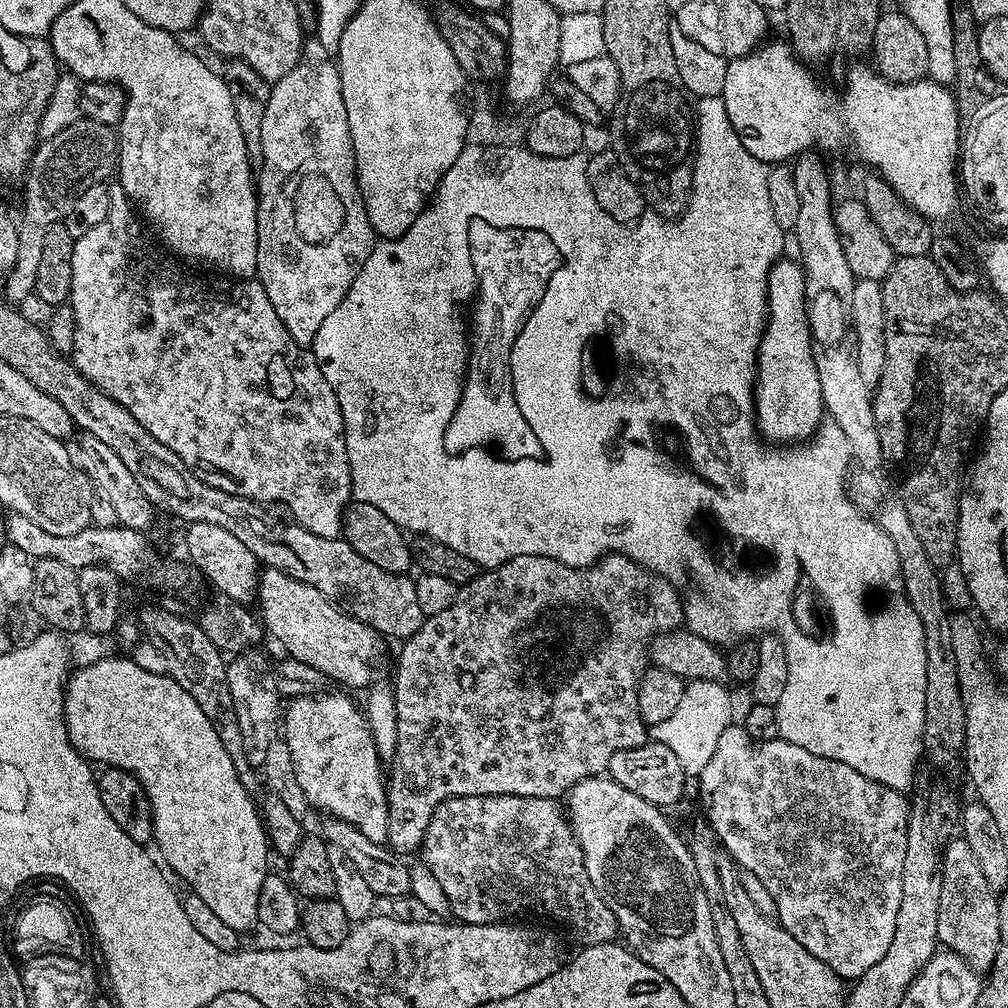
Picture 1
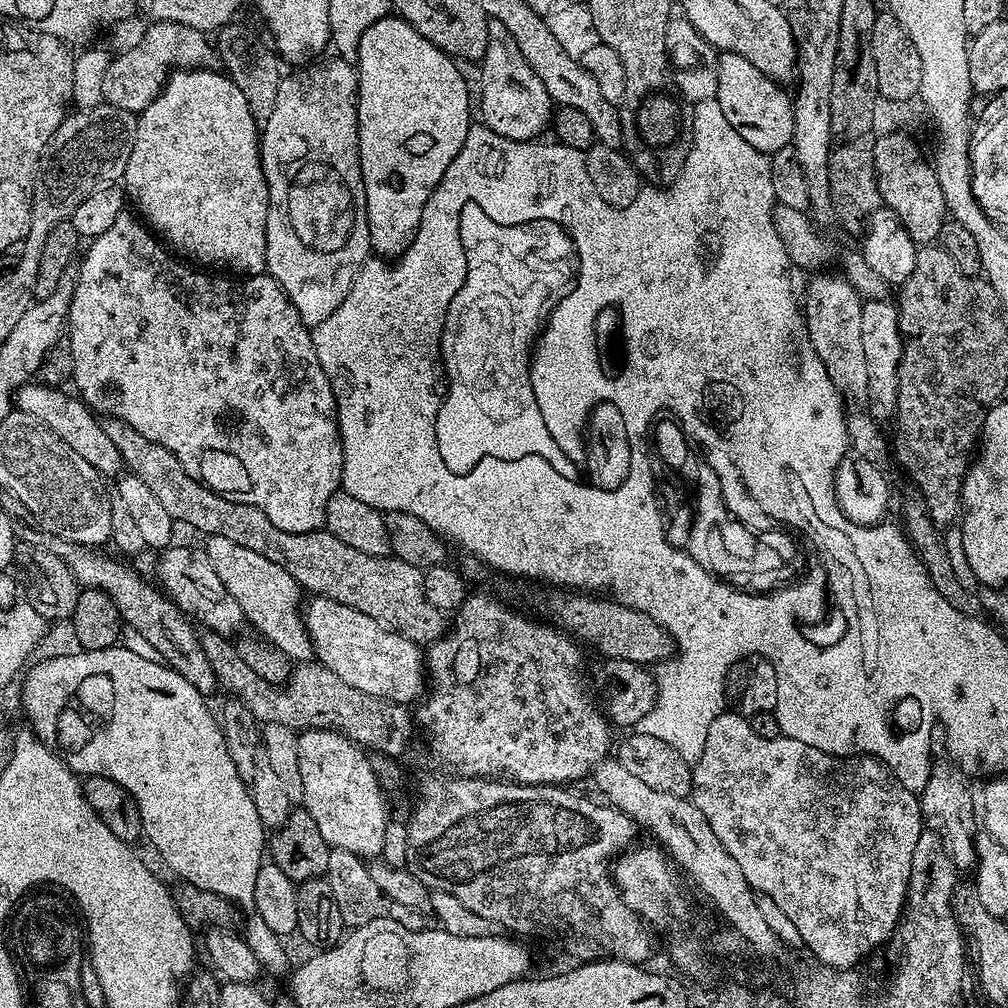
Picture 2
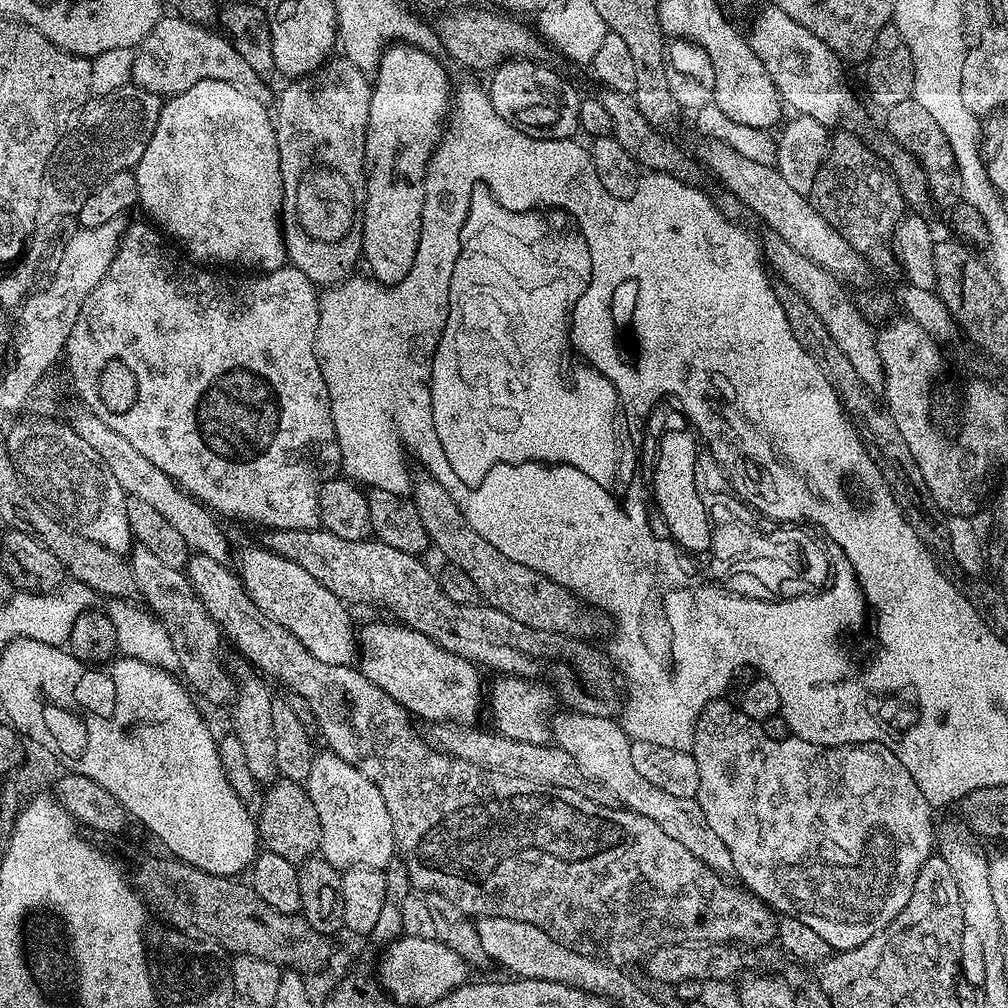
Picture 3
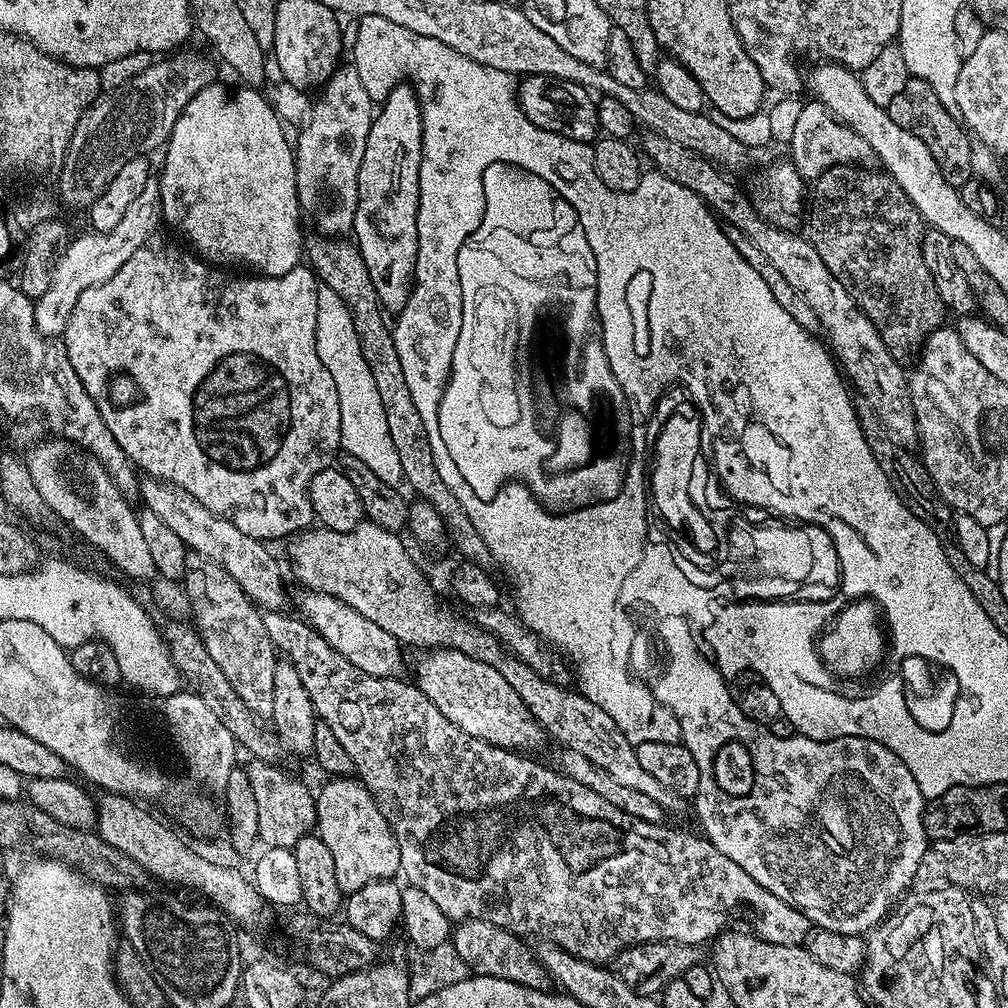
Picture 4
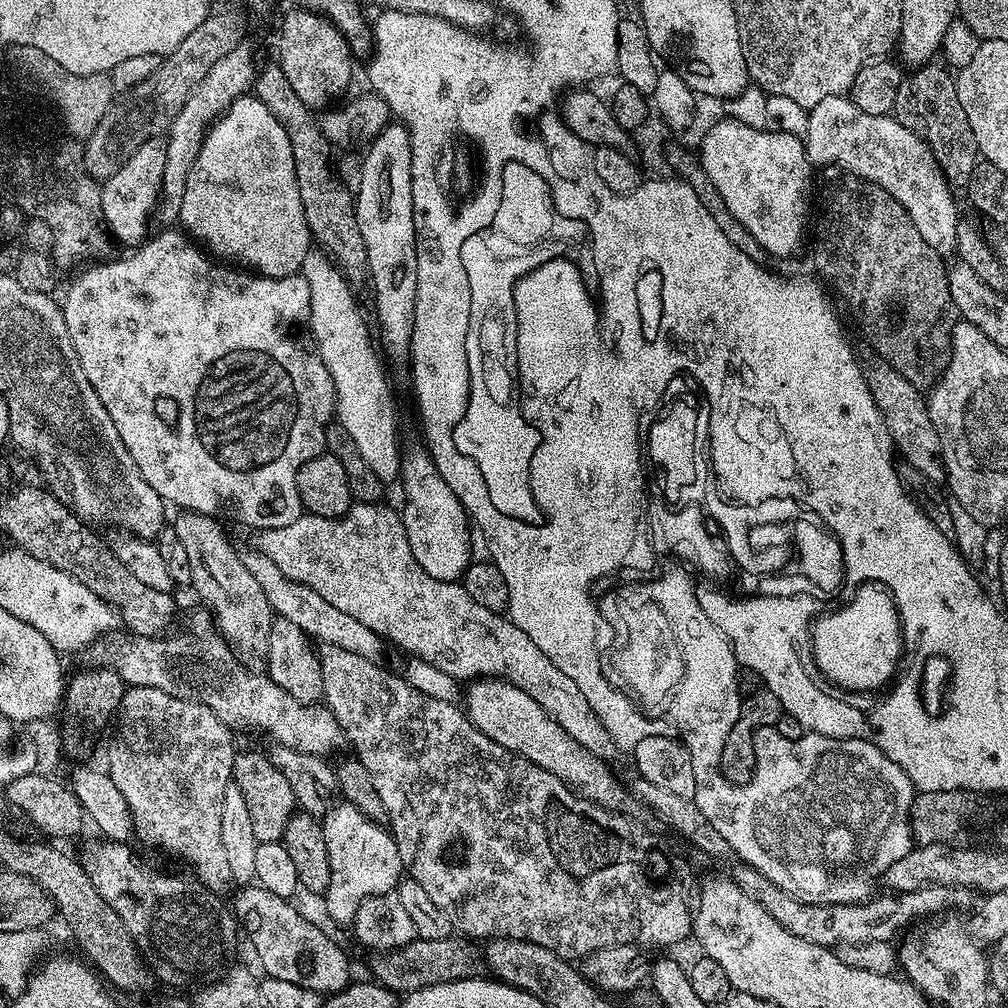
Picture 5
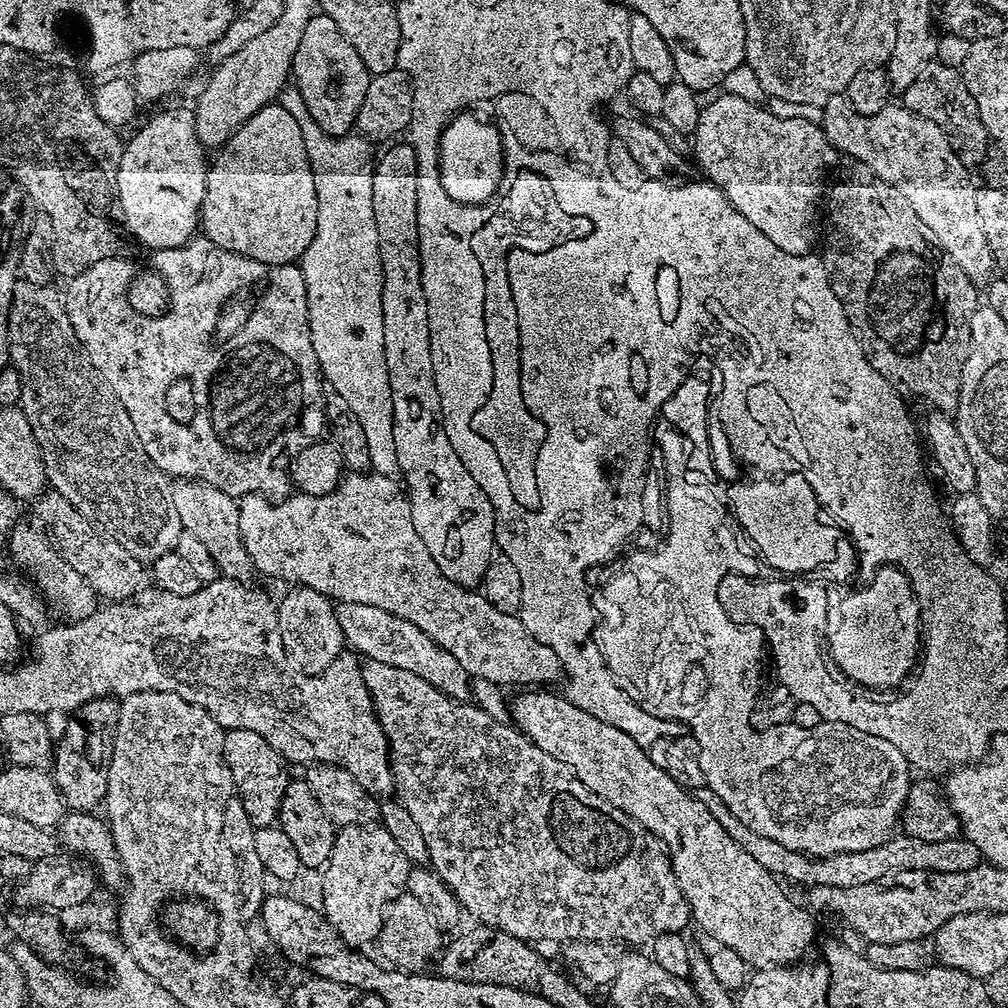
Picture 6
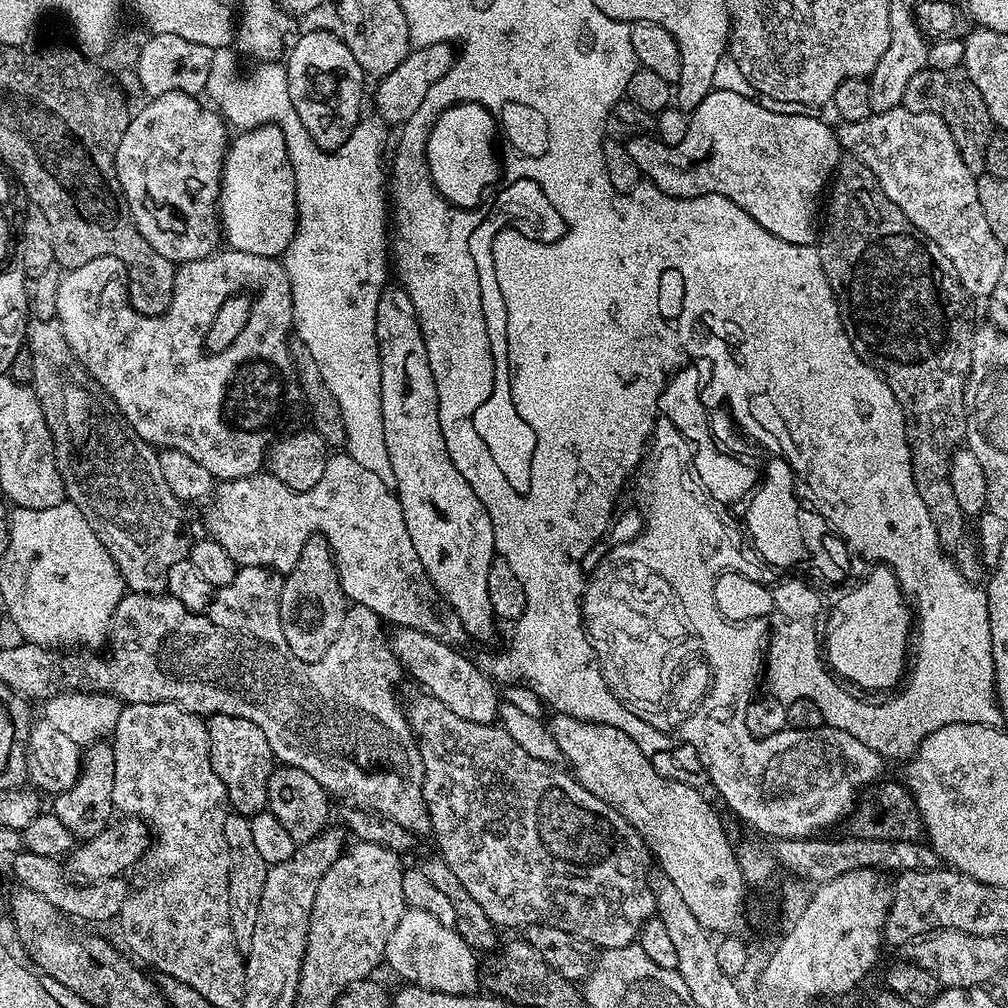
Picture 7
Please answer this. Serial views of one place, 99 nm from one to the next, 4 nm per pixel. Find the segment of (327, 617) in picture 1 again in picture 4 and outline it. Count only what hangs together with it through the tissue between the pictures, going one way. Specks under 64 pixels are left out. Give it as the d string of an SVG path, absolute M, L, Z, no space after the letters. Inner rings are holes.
M434 648L425 651L421 656L424 657L416 664L414 683L422 694L426 694L426 698L430 698L430 702L434 702L434 706L438 706L438 710L442 710L442 714L446 714L446 718L450 718L450 722L454 722L454 726L466 730L466 734L474 738L482 738L494 746L509 750L536 748L546 740L541 721L533 718L518 690L514 690L514 686L506 682L506 678L497 668L486 662L478 662L478 658L470 658L470 654L462 654L452 648Z

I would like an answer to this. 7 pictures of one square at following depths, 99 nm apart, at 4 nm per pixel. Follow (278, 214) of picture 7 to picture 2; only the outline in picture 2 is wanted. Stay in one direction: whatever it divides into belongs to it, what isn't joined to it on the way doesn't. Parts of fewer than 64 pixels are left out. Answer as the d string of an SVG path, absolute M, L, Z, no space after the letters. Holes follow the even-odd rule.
M190 68L187 70L176 70L171 73L168 77L167 84L164 85L161 92L146 106L143 112L139 113L136 122L134 150L130 150L130 162L126 162L126 170L124 171L122 184L126 189L127 195L131 197L131 199L132 196L136 199L136 204L140 207L141 213L139 212L139 215L142 217L143 223L147 225L157 237L167 241L177 253L185 252L185 254L180 254L187 257L189 261L197 260L197 262L192 262L200 266L207 266L212 270L223 270L228 274L239 274L244 278L259 276L265 271L268 187L264 181L264 170L260 165L258 125L256 119L250 114L250 106L246 106L246 98L242 94L242 90L238 90L238 86L234 86L234 82L223 71Z

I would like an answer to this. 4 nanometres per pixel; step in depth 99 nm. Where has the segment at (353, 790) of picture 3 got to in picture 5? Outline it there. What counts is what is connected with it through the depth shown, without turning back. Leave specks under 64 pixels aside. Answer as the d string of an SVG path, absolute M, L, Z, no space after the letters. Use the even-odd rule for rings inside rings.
M333 803L332 808L322 817L322 823L326 834L326 854L330 854L330 886L322 896L324 908L330 919L348 926L356 919L358 908L362 906L362 902L366 902L366 898L393 891L399 885L405 866L391 831L362 814L362 810L358 810L353 804Z

